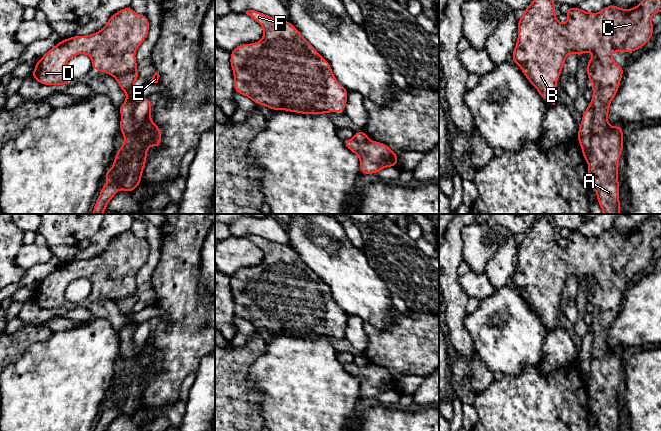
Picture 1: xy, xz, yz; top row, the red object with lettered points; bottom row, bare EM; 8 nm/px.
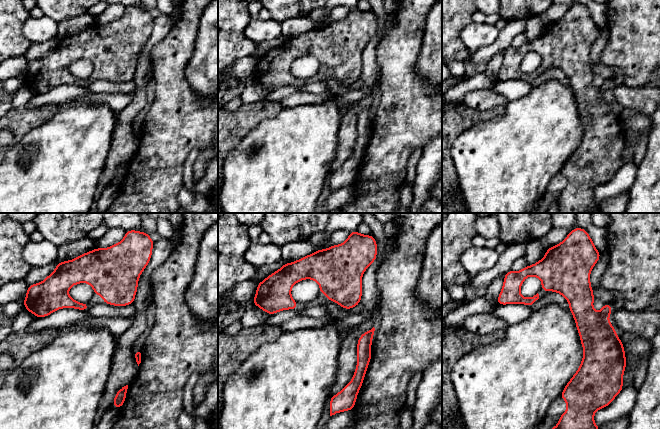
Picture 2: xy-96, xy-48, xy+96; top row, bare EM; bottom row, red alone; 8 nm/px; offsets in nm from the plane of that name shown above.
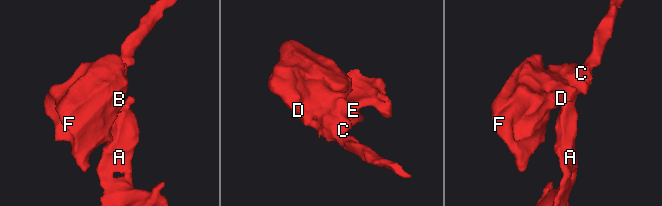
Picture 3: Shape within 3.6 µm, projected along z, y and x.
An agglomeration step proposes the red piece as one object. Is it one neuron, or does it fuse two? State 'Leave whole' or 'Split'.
Split

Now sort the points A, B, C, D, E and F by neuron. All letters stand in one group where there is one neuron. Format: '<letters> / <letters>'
A B C D F / E

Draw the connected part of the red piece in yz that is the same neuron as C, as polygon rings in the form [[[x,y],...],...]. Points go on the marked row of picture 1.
[[[533,0],[524,10],[523,16],[518,21],[518,39],[512,53],[512,60],[520,67],[528,81],[535,87],[543,100],[553,100],[558,91],[557,80],[561,76],[563,64],[569,53],[576,53],[580,57],[585,52],[591,52],[594,57],[587,62],[588,80],[593,83],[593,96],[590,102],[594,109],[594,117],[591,122],[590,155],[588,158],[589,186],[597,193],[597,201],[603,214],[619,214],[621,205],[619,202],[618,166],[620,154],[623,151],[622,126],[610,126],[608,124],[609,106],[616,96],[624,68],[611,57],[612,52],[634,52],[644,47],[654,32],[651,22],[652,16],[661,12],[661,0],[641,0],[638,6],[631,9],[622,9],[616,5],[604,7],[598,13],[585,12],[579,7],[567,8],[568,20],[565,24],[558,21],[555,16],[556,5],[553,0]]]

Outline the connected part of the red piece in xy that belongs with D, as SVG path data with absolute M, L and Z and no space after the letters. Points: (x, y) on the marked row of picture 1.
M129 6L110 16L107 24L98 32L90 35L77 35L61 40L56 46L46 52L35 64L31 75L43 85L70 85L70 78L65 73L67 62L78 54L87 54L92 59L92 70L99 70L113 76L120 88L126 93L126 101L120 106L120 127L125 141L114 157L113 167L122 164L125 167L120 180L119 190L133 192L140 185L142 172L146 165L147 152L150 145L155 148L160 146L161 130L149 117L142 124L137 124L133 119L133 110L137 104L134 99L134 84L139 78L135 53L137 48L146 39L149 32L149 20L146 15L140 15Z

